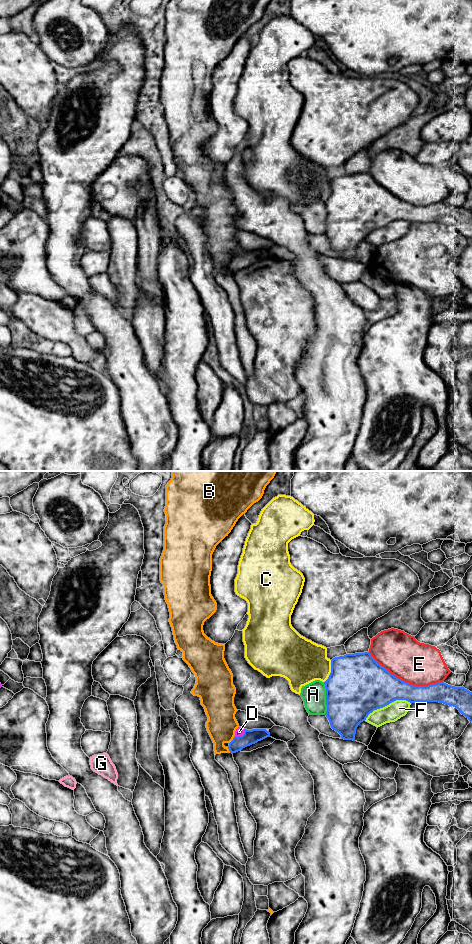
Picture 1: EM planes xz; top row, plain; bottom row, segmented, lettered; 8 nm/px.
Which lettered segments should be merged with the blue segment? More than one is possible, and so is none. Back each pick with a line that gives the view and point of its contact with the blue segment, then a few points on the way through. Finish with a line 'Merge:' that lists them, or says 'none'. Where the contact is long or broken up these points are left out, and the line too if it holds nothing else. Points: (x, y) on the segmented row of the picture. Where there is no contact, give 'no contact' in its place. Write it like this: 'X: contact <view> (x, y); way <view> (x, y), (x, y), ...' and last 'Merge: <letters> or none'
Merge: none

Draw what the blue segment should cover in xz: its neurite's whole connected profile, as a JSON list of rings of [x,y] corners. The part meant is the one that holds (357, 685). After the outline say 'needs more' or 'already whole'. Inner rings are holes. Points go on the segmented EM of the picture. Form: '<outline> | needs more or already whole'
[[[369,652],[346,654],[331,660],[331,673],[324,682],[326,688],[326,717],[333,730],[344,740],[355,741],[358,725],[374,710],[383,708],[396,700],[408,702],[439,702],[453,706],[472,722],[472,692],[444,682],[428,686],[413,686],[402,681],[378,664]]] | already whole

